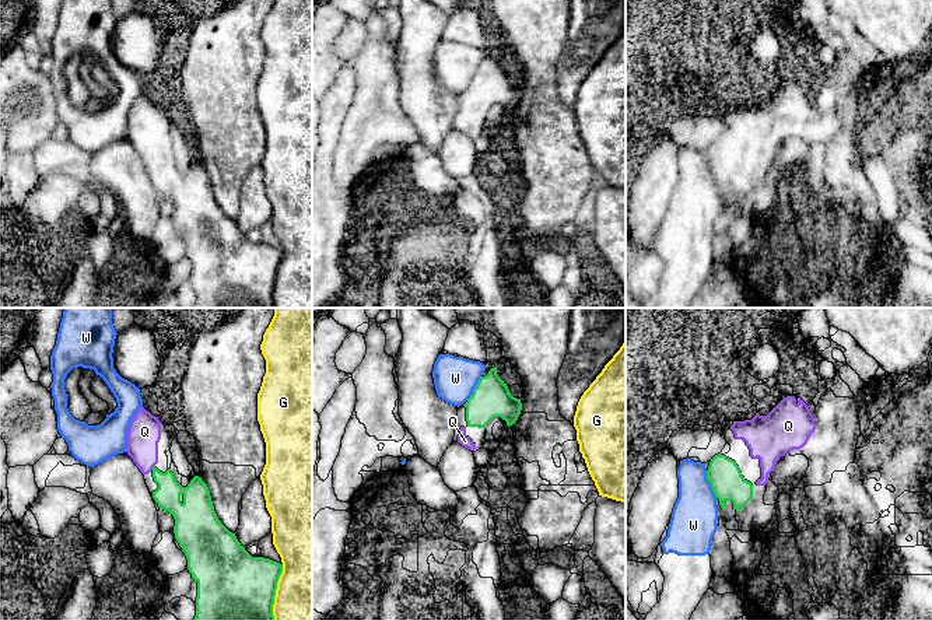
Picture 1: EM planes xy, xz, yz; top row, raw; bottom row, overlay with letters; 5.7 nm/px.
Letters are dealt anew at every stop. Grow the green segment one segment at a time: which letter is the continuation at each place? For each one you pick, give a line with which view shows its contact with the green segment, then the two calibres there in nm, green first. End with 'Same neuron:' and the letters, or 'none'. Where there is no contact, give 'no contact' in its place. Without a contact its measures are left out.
Q: xy | 150/190 nm
Same neuron: Q

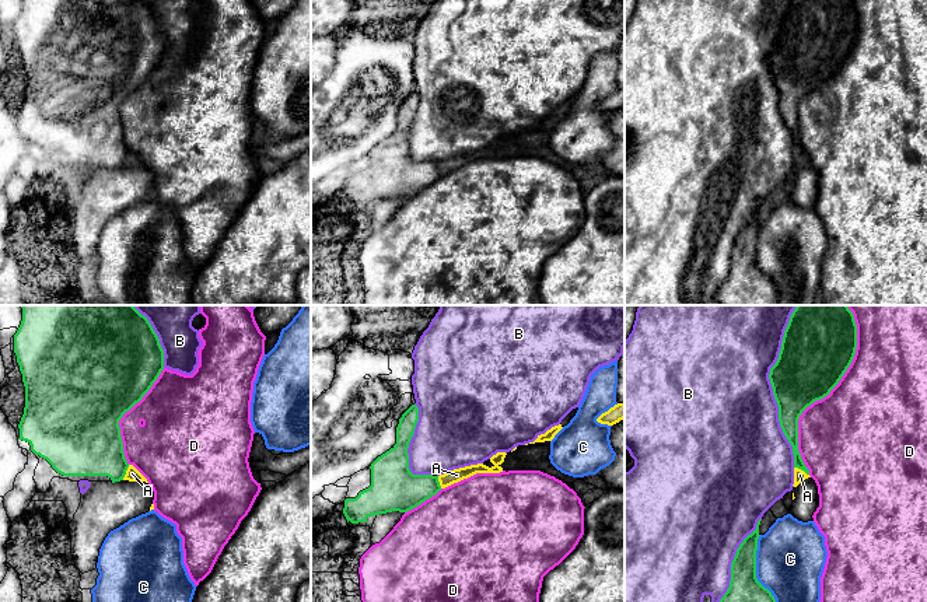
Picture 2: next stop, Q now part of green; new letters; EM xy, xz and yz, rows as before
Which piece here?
Same neuron: none

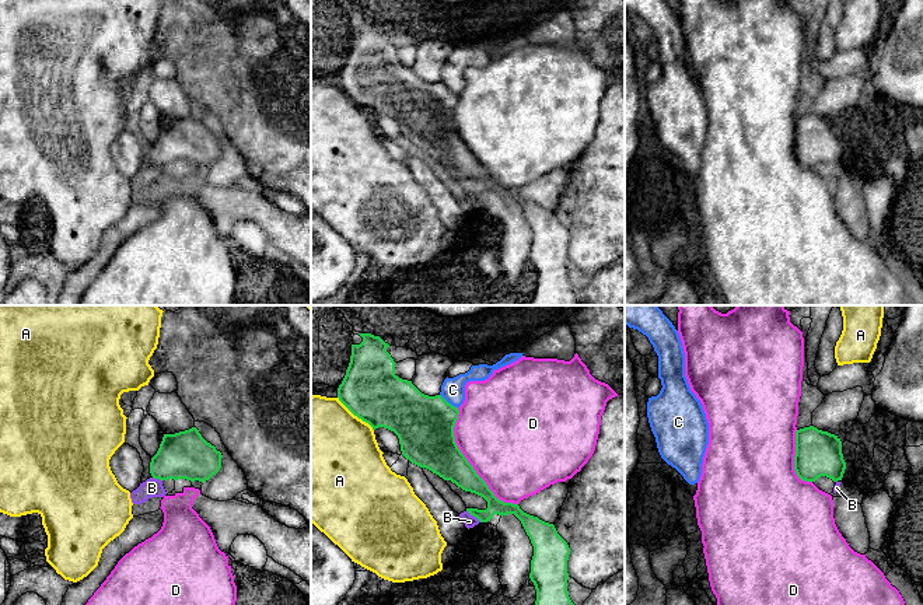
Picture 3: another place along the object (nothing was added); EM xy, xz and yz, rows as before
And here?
Same neuron: none

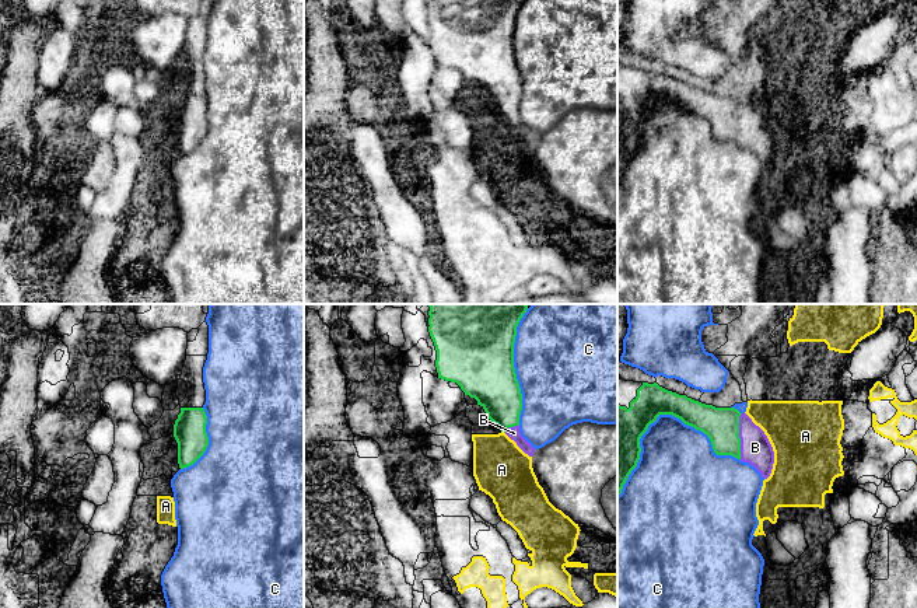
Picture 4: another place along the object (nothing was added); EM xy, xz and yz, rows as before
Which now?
B: yz | 200/180 nm
Same neuron: B

